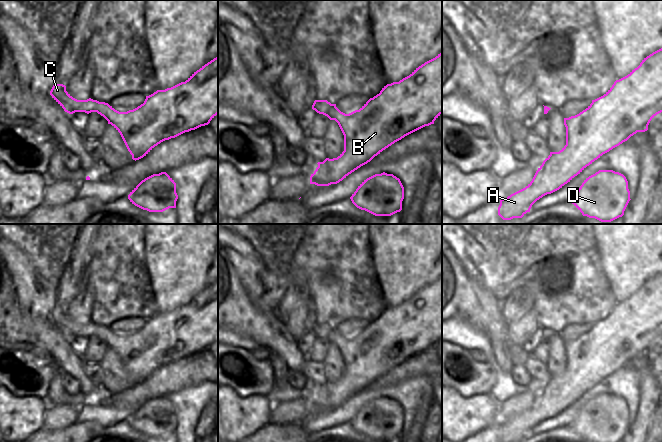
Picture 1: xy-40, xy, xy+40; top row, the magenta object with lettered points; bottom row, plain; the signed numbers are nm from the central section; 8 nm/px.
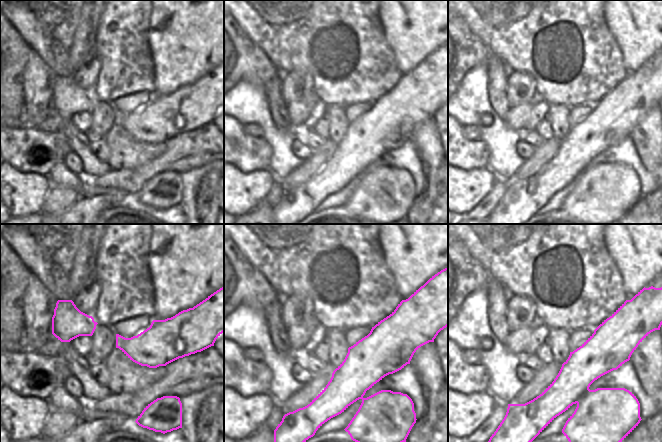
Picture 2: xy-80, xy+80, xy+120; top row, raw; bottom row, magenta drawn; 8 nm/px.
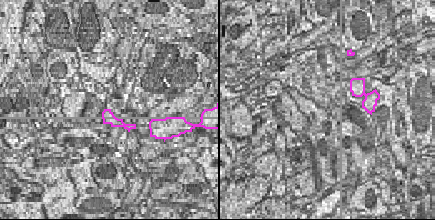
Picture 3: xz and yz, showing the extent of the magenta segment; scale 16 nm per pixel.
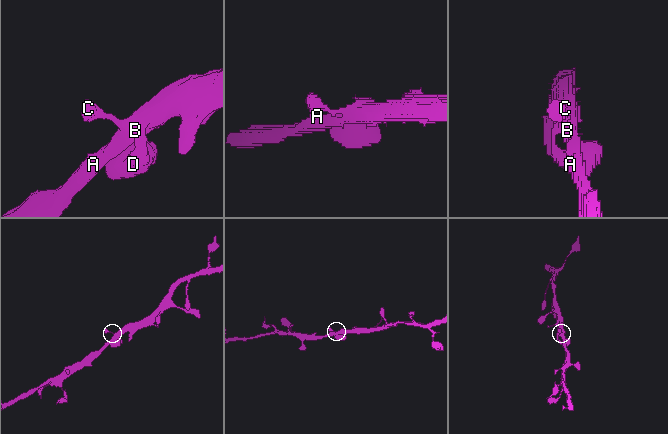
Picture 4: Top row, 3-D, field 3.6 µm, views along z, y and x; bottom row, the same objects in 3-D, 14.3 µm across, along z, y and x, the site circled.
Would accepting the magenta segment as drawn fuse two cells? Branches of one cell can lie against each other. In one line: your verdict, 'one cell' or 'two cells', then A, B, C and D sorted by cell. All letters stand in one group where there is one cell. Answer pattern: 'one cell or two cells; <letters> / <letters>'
one cell; A B C D

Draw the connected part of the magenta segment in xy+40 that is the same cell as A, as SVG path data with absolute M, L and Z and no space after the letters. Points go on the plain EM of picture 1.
M662 272L644 282L627 300L616 304L603 320L592 324L585 334L564 342L566 369L559 376L550 376L525 412L500 424L498 439L501 442L522 442L537 424L562 412L603 378L637 356L647 355L650 345L661 336Z

